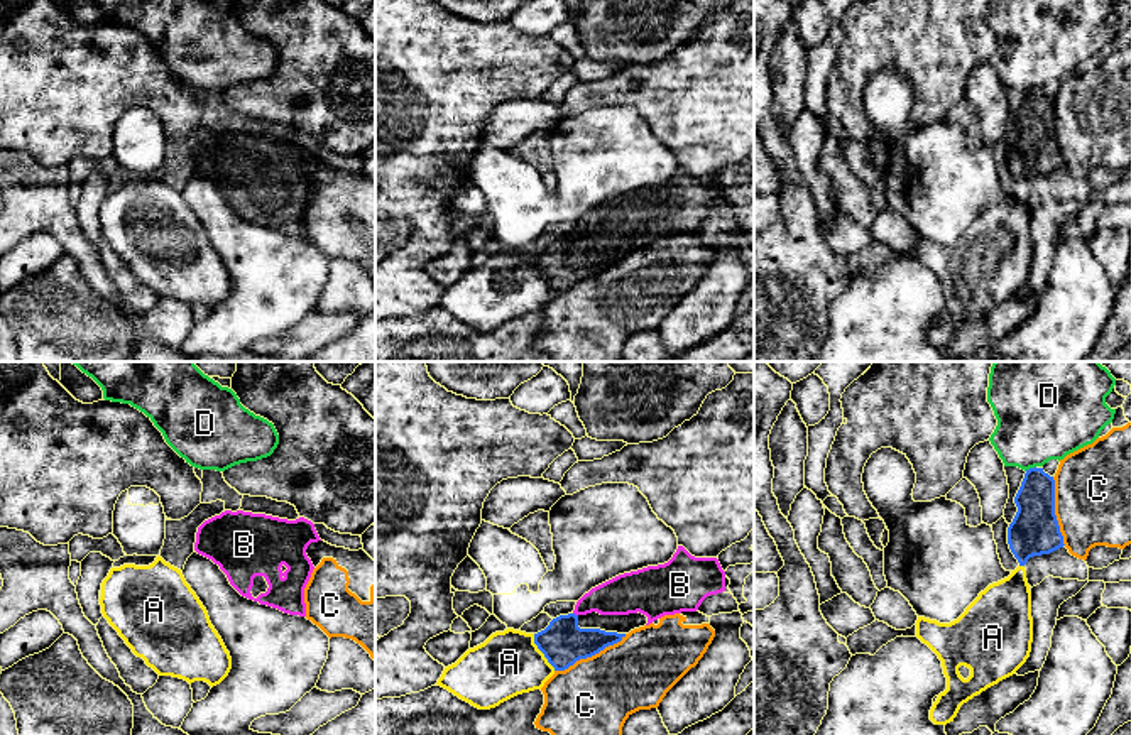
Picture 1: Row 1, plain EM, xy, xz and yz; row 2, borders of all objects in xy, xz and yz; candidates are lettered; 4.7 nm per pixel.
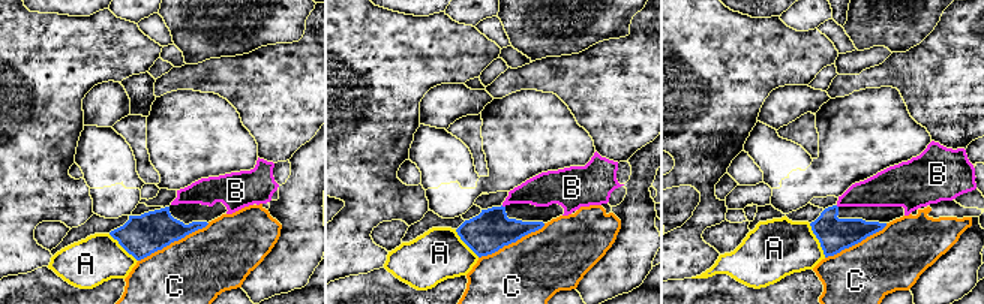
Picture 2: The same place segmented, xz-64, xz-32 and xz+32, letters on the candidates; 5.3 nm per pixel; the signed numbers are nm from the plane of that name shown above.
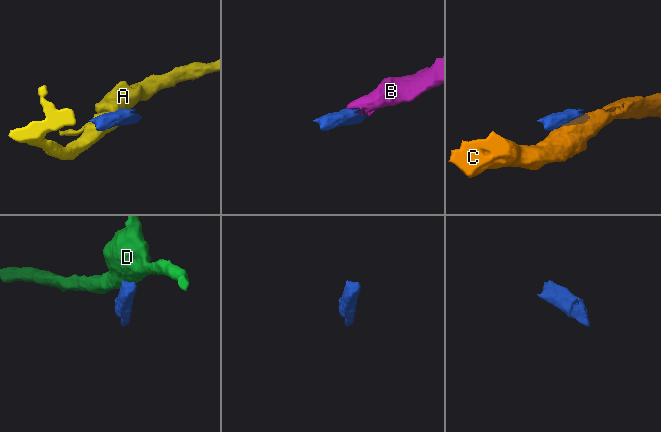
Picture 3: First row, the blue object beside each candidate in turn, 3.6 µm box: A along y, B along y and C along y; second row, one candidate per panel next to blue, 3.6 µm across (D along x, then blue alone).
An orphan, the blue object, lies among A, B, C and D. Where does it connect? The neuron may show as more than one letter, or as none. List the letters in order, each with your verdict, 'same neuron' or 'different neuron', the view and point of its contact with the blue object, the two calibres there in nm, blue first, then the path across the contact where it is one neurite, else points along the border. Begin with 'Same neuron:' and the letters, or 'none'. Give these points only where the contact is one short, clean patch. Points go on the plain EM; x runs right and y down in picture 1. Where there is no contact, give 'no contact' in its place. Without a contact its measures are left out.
Same neuron: B
A: different neuron | xz (541, 272) | 220/300 nm
B: same neuron | xz (573, 235) | 220/190 nm | across xz (563, 264), (563, 250), (573, 235), (589, 223), (622, 217)
C: different neuron | xz (590, 277) | 220/400 nm
D: different neuron | yz (1030, 90) | 200/400 nm | along yz (1035, 87), (1025, 92)

